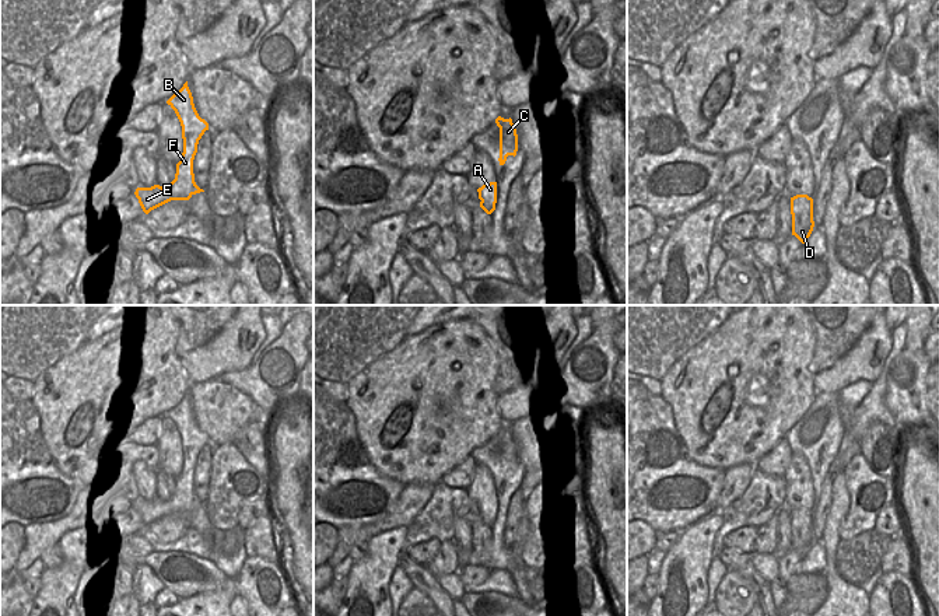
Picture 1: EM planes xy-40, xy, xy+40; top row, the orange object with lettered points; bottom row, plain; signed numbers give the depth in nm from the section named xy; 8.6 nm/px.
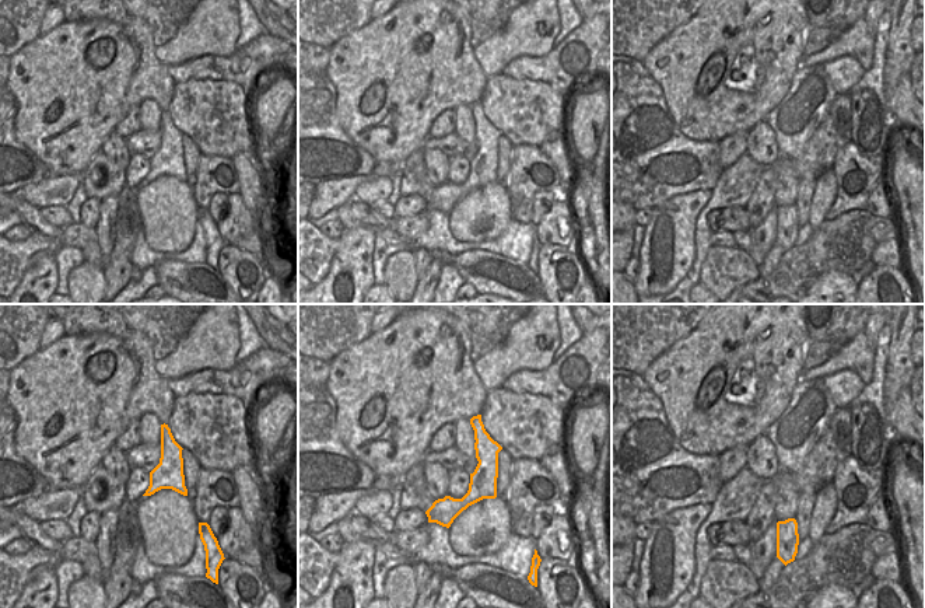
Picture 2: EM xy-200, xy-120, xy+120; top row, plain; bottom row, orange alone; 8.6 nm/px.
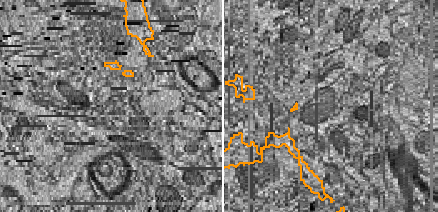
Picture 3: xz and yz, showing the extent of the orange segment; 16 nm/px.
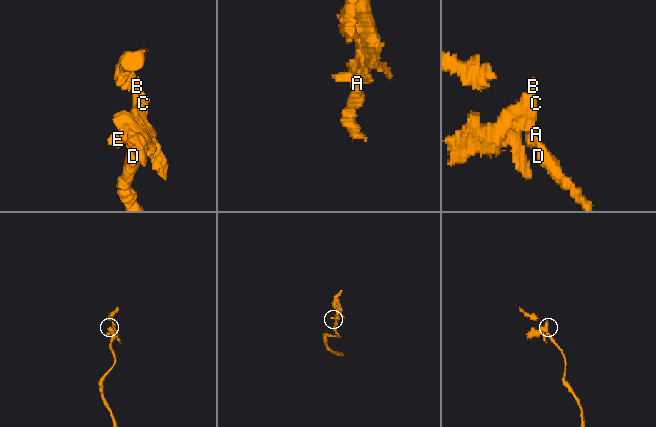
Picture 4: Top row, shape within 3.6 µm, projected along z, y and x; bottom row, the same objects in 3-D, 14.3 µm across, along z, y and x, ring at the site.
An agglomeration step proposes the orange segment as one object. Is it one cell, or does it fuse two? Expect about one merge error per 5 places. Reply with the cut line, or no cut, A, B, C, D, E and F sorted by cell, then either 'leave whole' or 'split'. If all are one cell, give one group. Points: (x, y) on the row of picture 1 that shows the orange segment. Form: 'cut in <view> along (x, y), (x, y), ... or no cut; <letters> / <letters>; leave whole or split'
cut in xy along (482, 199), (490, 207), (494, 207); A B C E F / D; split

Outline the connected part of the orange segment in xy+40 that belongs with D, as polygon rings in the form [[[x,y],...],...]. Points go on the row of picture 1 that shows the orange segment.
[[[791,197],[791,214],[792,214],[792,235],[795,235],[802,244],[810,237],[813,221],[813,199]]]

